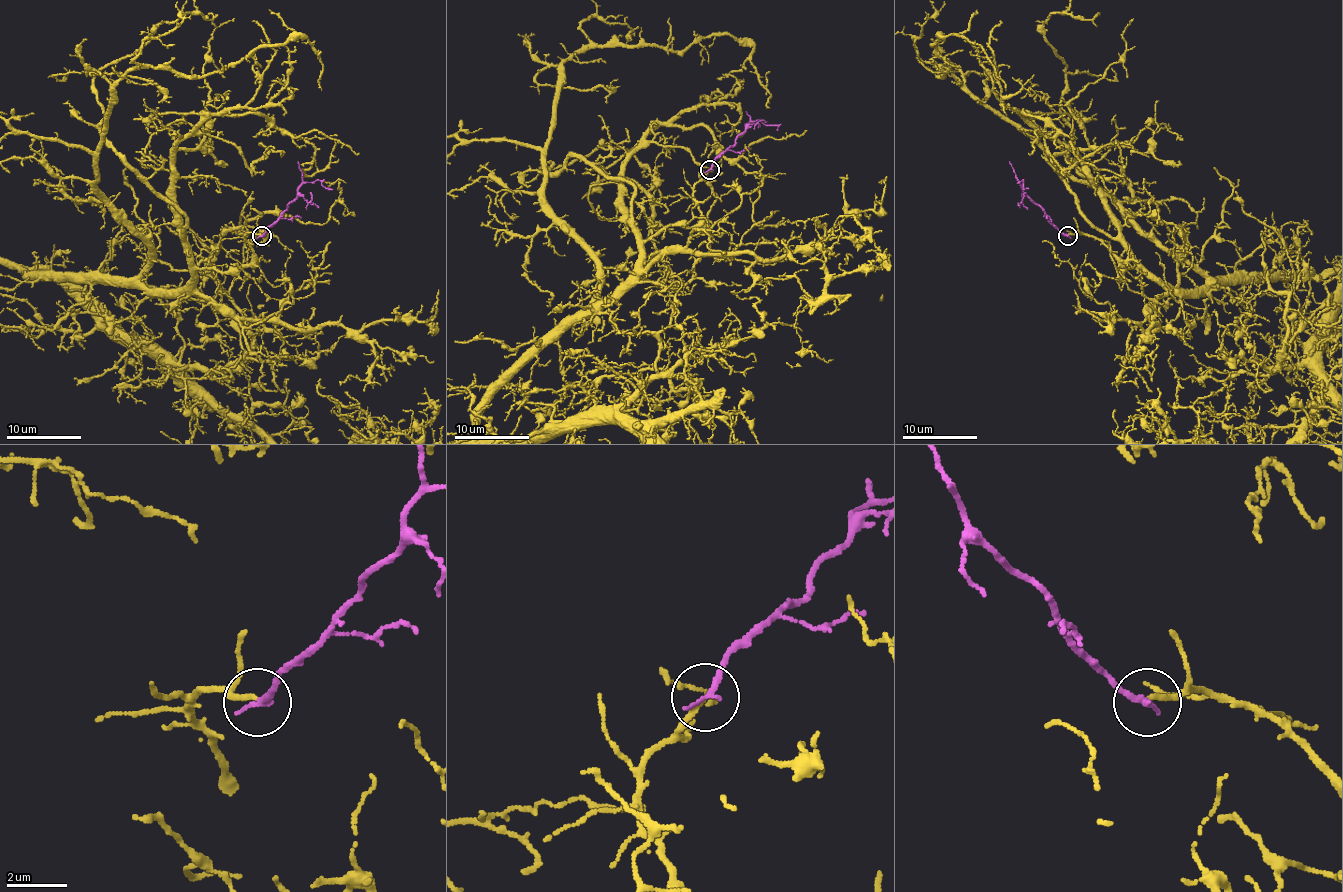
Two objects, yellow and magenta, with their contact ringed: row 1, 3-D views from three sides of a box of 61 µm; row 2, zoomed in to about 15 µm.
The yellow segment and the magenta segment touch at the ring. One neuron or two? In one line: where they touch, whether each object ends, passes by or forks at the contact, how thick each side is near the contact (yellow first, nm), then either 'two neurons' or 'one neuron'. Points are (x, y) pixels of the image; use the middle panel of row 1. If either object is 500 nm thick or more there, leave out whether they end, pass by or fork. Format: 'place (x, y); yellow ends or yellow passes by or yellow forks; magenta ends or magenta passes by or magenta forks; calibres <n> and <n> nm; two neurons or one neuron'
place (709, 169); yellow ends; magenta ends; calibres 160 and 240 nm; one neuron

